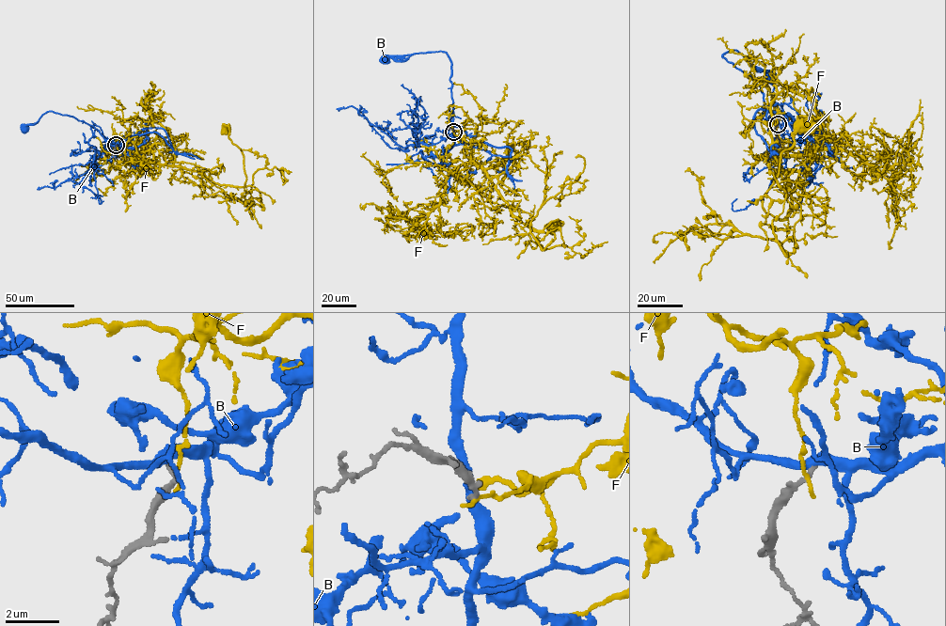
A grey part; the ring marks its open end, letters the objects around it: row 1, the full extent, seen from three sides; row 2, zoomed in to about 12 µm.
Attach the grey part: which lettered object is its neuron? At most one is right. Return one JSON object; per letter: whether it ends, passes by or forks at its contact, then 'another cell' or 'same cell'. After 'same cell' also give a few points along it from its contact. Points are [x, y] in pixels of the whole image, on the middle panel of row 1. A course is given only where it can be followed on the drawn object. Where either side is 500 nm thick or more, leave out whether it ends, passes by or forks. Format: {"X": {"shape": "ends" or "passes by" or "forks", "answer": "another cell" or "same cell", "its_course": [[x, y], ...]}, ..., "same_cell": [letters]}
{"B": {"shape": "passes by", "answer": "another cell"}, "F": {"shape": "ends", "answer": "another cell"}, "same_cell": []}

